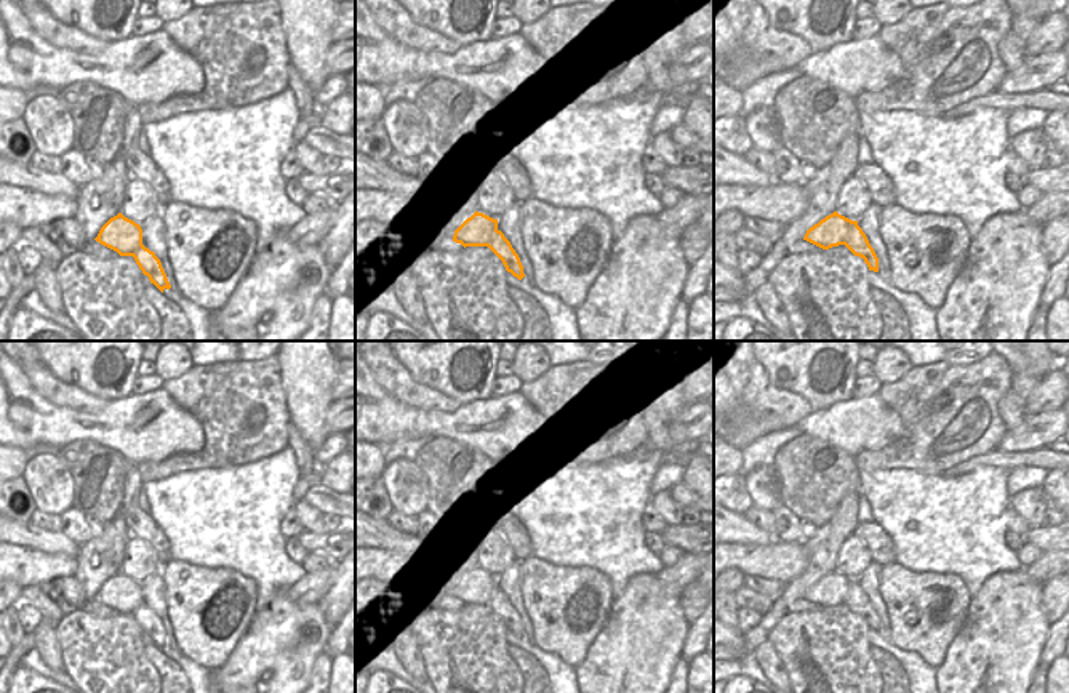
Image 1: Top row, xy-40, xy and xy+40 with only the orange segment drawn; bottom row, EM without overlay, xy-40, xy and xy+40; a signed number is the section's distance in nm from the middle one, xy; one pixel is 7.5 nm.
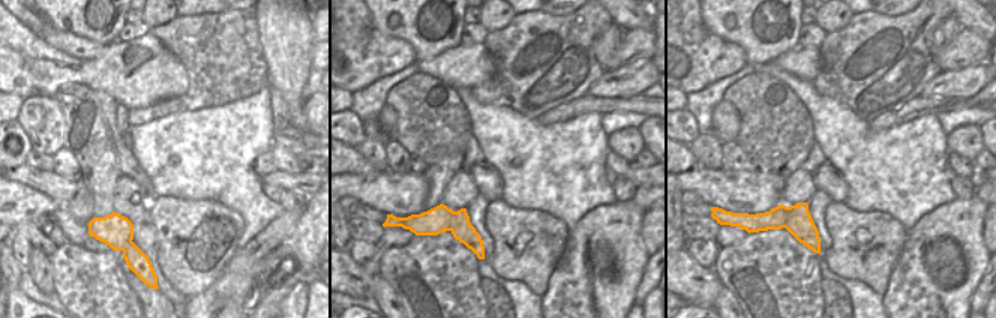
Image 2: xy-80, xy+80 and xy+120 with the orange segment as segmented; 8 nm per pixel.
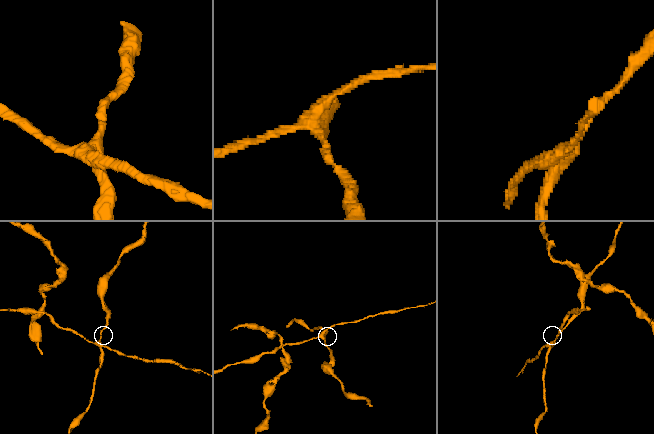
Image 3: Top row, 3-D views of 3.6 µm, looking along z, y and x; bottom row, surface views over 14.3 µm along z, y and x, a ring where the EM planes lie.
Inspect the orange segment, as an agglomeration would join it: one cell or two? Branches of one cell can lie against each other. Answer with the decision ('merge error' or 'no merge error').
merge error

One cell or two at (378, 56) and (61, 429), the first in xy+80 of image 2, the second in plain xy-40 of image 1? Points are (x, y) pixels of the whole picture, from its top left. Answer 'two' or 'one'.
two

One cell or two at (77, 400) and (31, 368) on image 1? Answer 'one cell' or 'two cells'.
one cell

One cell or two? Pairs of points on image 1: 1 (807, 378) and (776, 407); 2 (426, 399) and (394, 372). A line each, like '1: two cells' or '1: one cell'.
1: two cells
2: one cell

